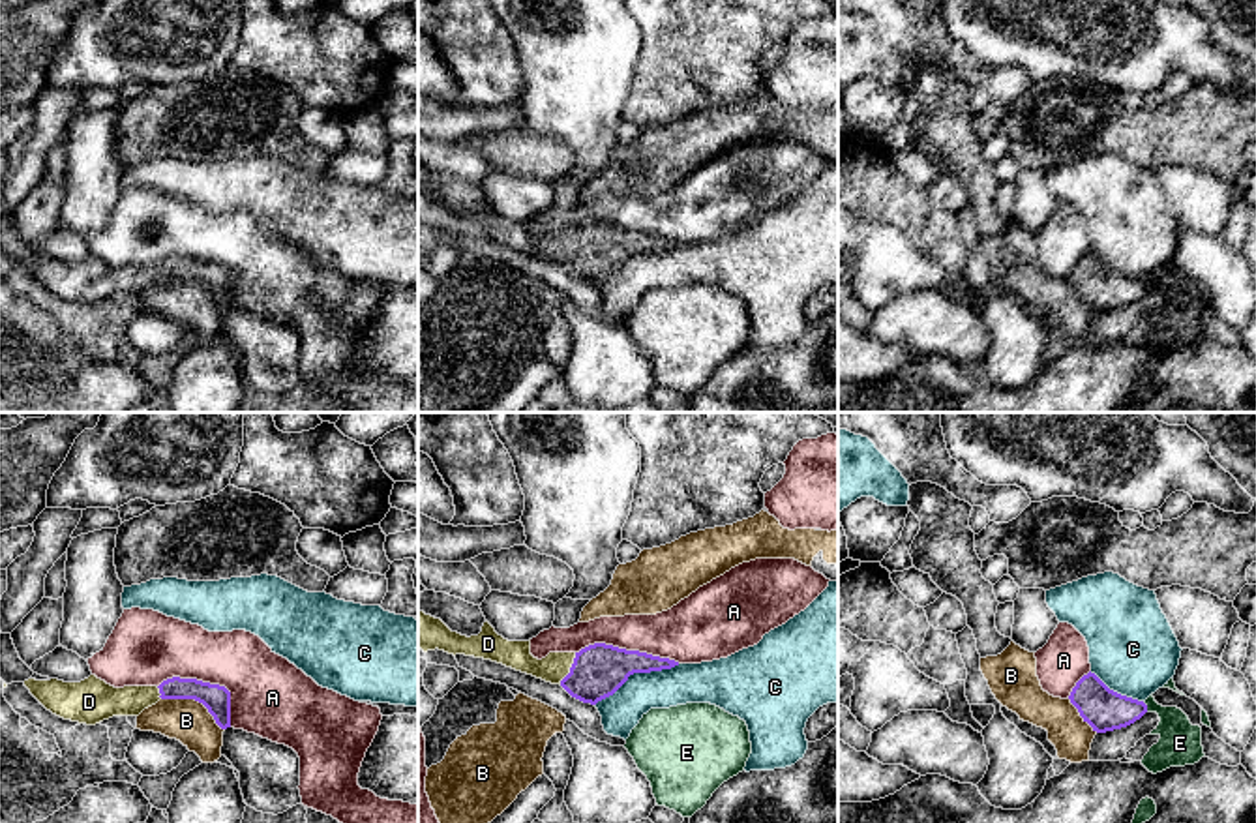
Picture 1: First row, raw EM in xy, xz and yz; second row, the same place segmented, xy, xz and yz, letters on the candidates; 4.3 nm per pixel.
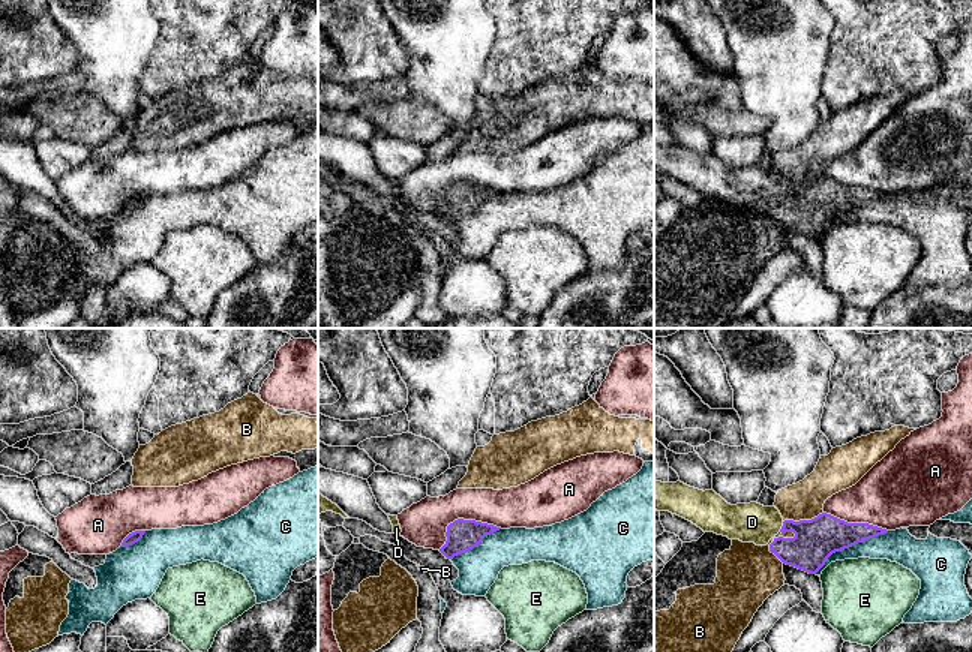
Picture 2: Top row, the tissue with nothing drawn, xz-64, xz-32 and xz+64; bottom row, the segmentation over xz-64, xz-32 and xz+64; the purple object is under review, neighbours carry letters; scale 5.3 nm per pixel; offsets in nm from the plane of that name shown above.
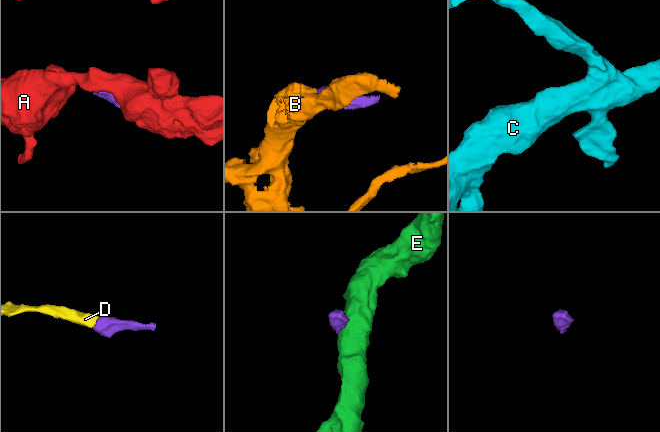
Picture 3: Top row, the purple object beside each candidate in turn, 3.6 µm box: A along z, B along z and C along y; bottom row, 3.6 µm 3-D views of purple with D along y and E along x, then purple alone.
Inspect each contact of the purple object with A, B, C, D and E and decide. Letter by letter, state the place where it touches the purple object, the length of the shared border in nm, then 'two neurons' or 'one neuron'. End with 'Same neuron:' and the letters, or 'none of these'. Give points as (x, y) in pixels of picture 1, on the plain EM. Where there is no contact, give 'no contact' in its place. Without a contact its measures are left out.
A: contact xy (209, 263); length 360 nm; two neurons
B: contact xy (195, 280); length 300 nm; two neurons
C: contact xz (636, 252); length 400 nm; two neurons
D: contact xz (570, 248); length 150 nm; one neuron
E: contact yz (1146, 287); length 50 nm; two neurons
Same neuron: D

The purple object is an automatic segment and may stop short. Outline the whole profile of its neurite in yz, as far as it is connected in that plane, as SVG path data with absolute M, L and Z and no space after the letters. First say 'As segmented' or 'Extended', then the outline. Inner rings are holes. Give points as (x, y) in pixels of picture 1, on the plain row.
As segmented. M1091 251L1076 262L1069 279L1097 313L1127 307L1147 292L1144 281L1110 270Z

